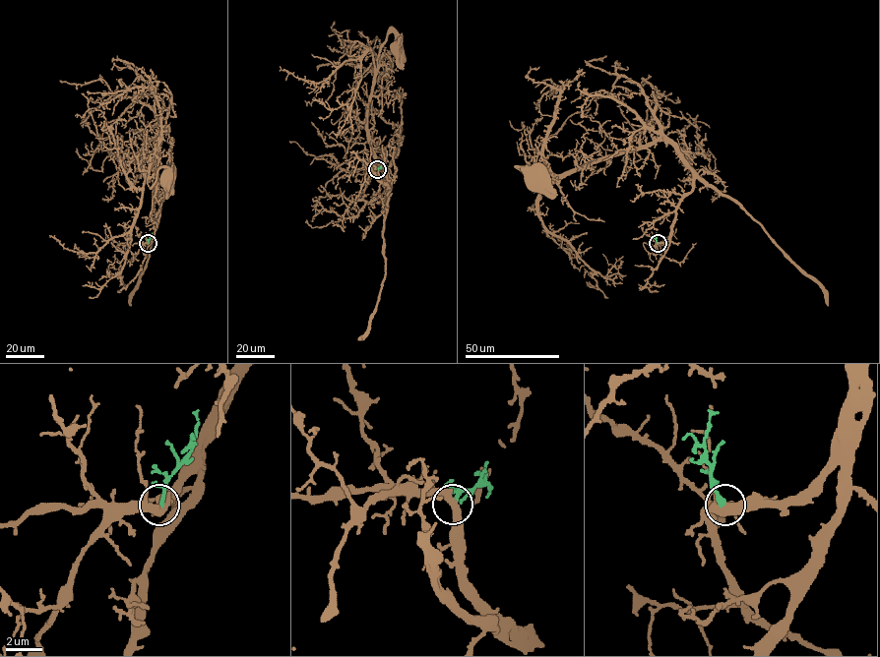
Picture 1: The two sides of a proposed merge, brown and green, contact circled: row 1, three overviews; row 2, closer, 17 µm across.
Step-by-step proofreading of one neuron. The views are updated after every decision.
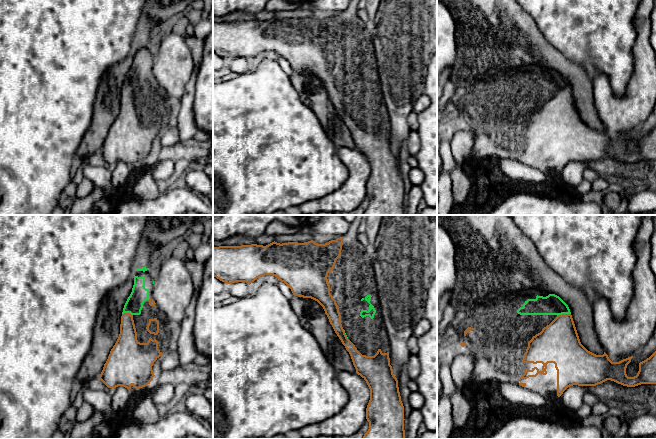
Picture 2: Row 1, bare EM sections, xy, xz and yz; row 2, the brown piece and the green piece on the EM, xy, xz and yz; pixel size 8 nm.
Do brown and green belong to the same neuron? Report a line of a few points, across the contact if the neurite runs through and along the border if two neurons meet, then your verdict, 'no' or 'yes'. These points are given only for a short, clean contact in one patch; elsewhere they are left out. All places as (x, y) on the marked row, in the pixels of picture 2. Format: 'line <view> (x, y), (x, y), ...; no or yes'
line yz (558, 343), (563, 326), (563, 314), (552, 304); yes

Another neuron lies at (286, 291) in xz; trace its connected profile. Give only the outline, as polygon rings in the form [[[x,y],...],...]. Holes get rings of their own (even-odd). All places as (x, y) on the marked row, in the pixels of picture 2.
[[[281,281],[278,284],[278,287],[280,288],[283,295],[290,301],[291,298],[293,297],[293,293],[291,289],[284,282],[281,282]]]

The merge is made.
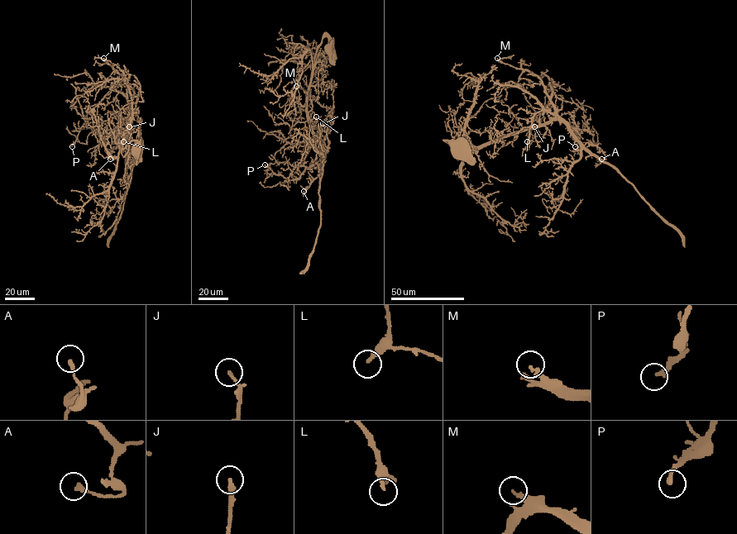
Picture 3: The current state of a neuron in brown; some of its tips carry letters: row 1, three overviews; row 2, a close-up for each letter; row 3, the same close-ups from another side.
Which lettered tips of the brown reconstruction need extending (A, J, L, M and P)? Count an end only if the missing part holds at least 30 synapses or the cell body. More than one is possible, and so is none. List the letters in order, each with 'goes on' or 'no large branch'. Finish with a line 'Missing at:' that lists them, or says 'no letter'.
A: no large branch
J: no large branch
L: goes on
M: no large branch
P: goes on
Missing at: L, P

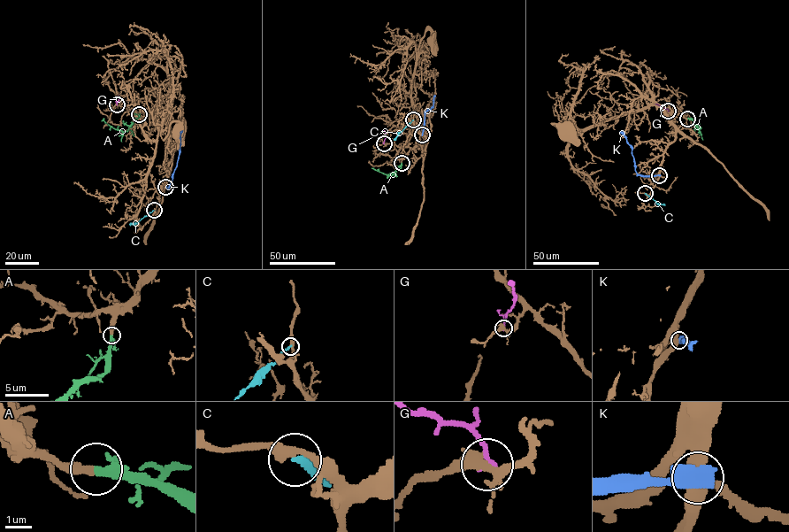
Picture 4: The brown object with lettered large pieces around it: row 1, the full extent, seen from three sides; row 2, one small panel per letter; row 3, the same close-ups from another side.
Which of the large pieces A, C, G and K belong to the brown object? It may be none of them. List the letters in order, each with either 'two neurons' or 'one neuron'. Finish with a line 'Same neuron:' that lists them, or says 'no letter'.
A: one neuron
C: two neurons
G: two neurons
K: two neurons
Same neuron: A

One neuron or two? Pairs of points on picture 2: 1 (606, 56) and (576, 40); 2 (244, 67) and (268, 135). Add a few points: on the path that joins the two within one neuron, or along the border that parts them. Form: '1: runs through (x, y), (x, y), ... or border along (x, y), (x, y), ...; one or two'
1: runs through (599, 49), (590, 40), (583, 40); one
2: border along (252, 68), (238, 75); two

